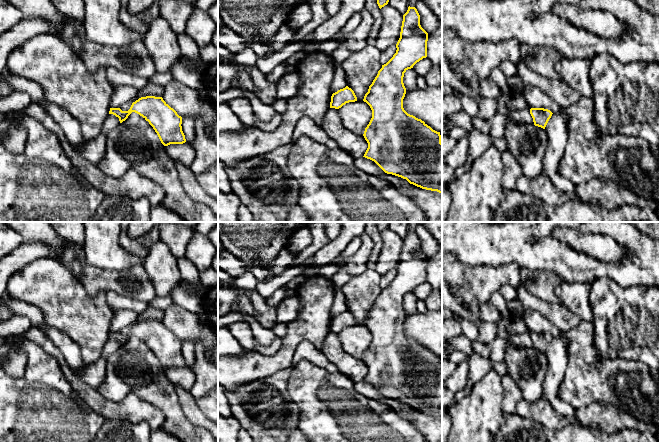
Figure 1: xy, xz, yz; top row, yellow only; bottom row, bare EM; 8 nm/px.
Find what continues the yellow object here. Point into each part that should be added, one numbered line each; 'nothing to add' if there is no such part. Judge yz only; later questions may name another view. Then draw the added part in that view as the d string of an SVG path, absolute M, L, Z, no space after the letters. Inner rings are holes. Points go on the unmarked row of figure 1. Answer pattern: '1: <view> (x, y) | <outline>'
nothing to add

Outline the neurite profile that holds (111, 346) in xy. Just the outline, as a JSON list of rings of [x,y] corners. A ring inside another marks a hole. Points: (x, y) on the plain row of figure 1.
[[[108,338],[102,350],[102,357],[108,359],[120,348],[119,342],[113,338]]]

